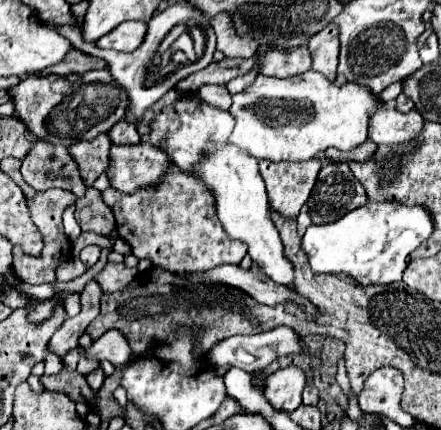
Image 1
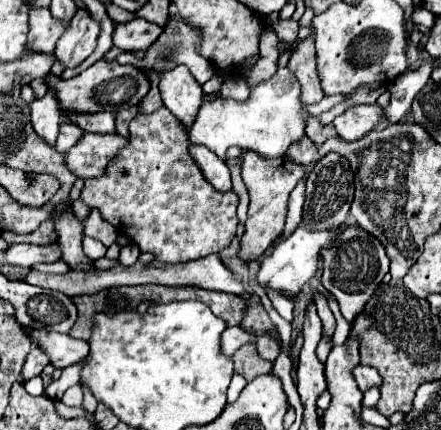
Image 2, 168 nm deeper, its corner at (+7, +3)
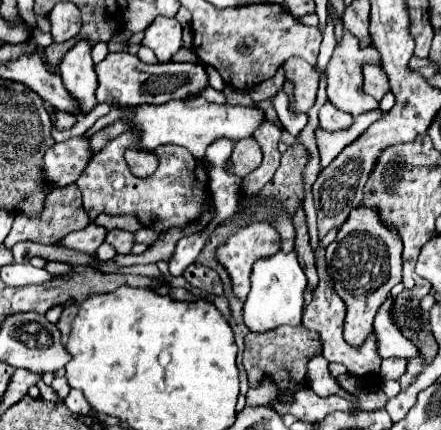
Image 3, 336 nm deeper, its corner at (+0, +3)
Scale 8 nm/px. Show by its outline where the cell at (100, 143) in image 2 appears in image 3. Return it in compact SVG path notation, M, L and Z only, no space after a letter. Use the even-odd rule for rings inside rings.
M82 136L56 142L48 152L44 152L42 178L50 188L64 188L80 178L90 160L92 152L88 148L88 140Z

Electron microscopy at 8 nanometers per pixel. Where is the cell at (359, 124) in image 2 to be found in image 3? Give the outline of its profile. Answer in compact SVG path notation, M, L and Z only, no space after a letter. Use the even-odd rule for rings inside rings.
M326 102L322 108L320 108L320 128L324 130L342 130L342 128L348 128L352 124L352 116L348 116L346 112L340 112L338 108L334 108L330 102Z

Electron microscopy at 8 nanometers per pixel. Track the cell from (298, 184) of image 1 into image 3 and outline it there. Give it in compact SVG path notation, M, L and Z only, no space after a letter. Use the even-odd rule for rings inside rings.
M254 222L232 234L216 248L216 260L226 268L232 280L232 292L238 300L246 300L250 288L252 264L280 250L278 232L266 222Z

